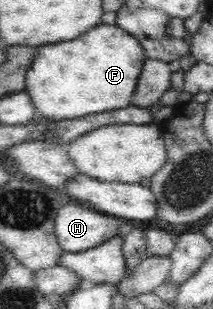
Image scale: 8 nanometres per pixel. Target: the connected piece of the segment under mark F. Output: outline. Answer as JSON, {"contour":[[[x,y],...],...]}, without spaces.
{"contour":[[[99,23],[81,36],[55,44],[38,47],[37,56],[26,72],[26,91],[35,105],[34,118],[45,117],[56,120],[76,119],[83,115],[114,111],[115,106],[132,104],[139,73],[143,72],[146,55],[135,36],[125,32],[116,24]]]}

